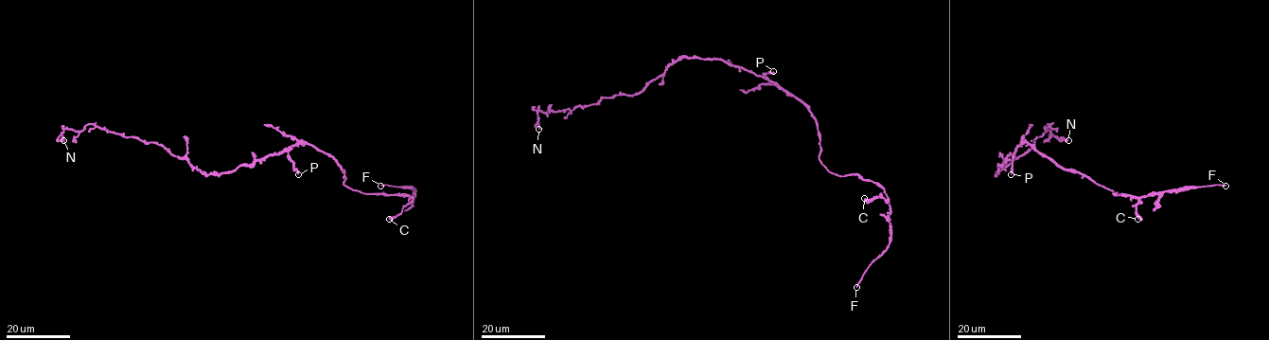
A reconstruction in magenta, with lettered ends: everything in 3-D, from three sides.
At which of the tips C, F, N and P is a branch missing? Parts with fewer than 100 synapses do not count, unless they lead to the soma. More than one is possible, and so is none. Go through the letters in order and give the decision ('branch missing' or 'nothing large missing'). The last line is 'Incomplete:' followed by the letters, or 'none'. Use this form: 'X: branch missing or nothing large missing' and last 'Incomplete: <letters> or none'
C: nothing large missing
F: branch missing
N: nothing large missing
P: nothing large missing
Incomplete: F

